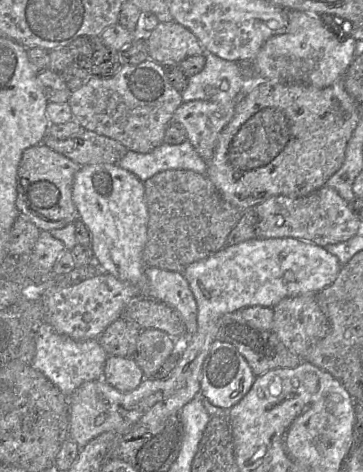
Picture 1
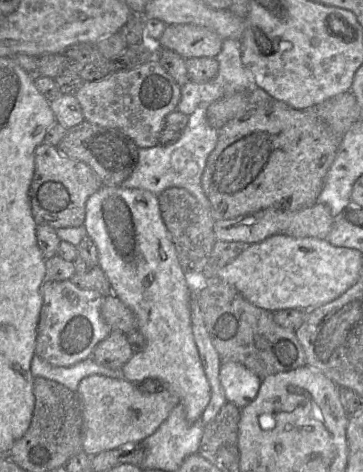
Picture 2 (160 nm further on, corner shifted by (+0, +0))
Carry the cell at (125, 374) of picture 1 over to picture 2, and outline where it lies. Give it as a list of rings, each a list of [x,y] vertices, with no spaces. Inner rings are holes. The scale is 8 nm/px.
[[[103,185],[86,202],[83,226],[97,247],[98,267],[106,275],[112,293],[132,310],[137,320],[137,330],[145,338],[145,348],[132,354],[120,369],[122,378],[131,383],[146,378],[160,380],[164,387],[178,398],[189,423],[201,420],[210,400],[210,387],[192,332],[192,289],[186,281],[186,274],[181,268],[175,246],[162,219],[157,196],[148,190]]]

